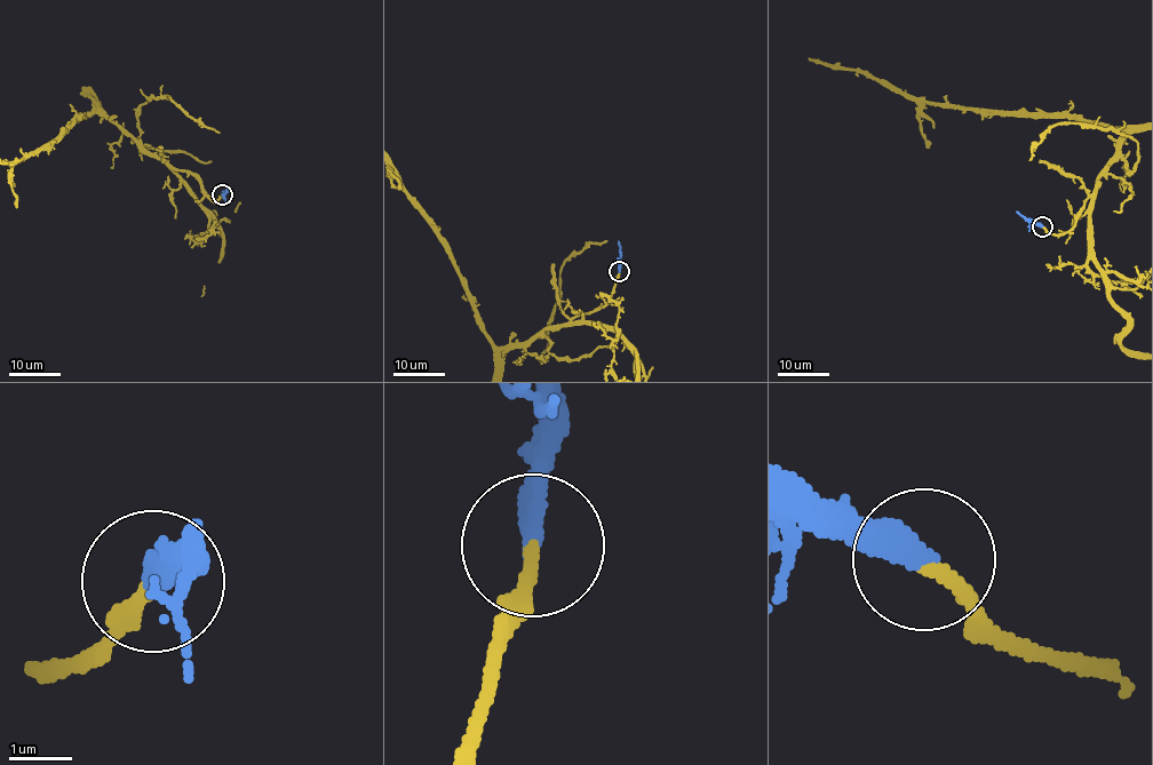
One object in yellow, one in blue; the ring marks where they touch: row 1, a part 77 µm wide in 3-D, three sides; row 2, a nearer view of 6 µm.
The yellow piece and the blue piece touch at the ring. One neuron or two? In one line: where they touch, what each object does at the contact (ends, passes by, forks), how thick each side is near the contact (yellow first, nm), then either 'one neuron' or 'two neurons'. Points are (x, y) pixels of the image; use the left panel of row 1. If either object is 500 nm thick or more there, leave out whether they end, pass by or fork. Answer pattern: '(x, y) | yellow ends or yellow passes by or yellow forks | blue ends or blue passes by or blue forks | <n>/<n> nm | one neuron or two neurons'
(222, 194) | yellow ends | blue ends | 240/360 nm | one neuron

